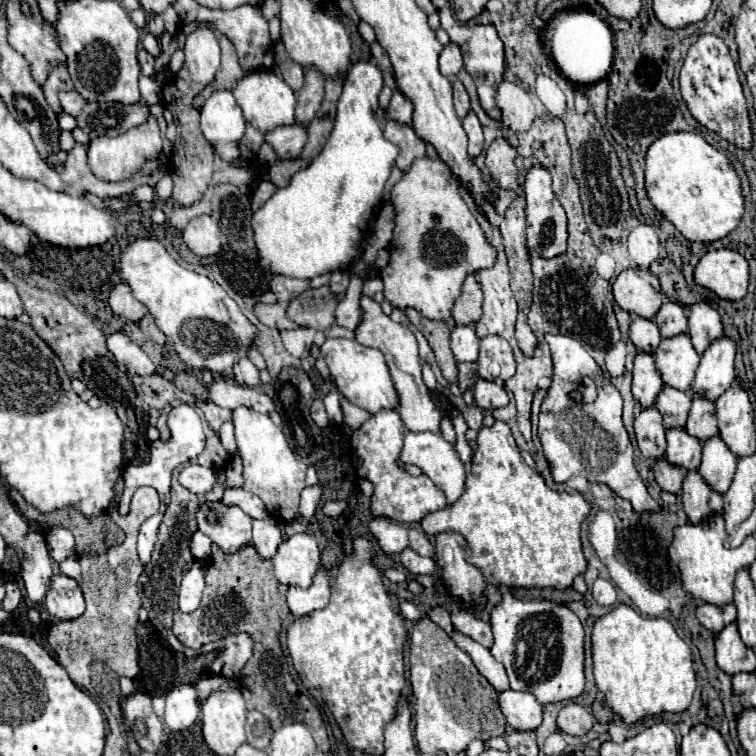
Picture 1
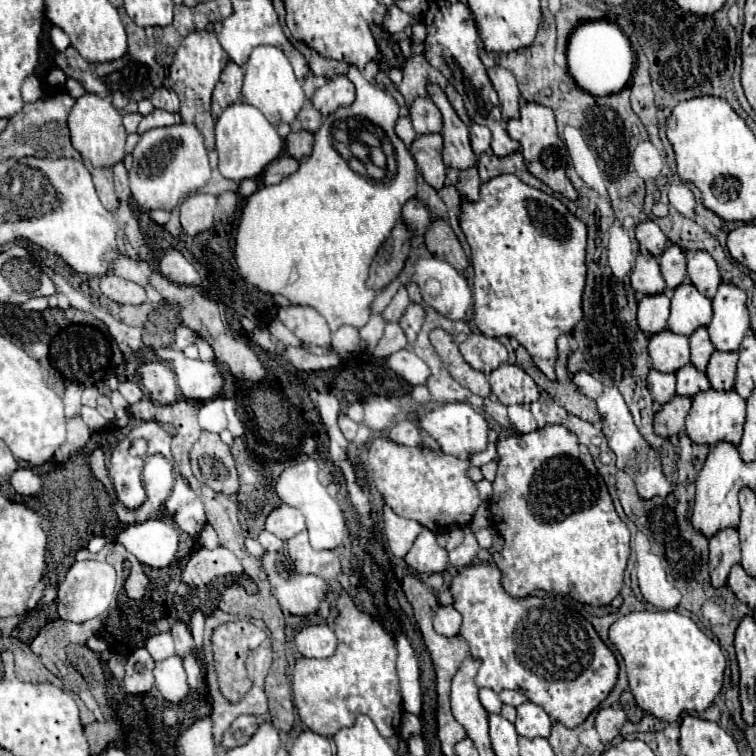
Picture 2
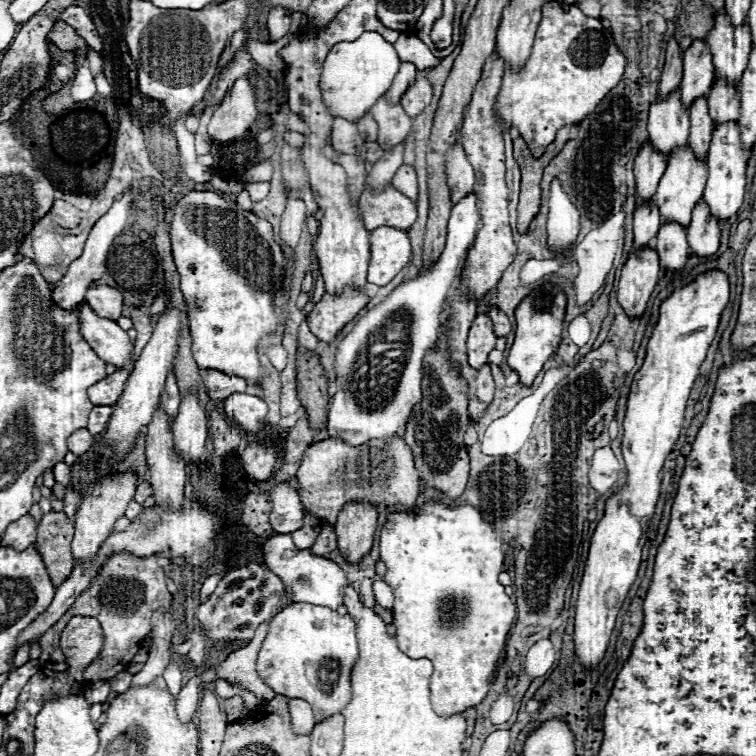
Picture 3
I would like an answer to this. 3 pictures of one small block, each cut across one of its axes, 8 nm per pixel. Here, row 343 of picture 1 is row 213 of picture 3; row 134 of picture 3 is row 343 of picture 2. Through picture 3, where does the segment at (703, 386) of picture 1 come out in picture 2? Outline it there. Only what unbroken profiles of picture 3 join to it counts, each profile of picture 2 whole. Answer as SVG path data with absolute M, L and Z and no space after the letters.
M722 282L712 298L712 308L714 318L708 324L708 334L714 348L720 352L736 352L744 334L750 330L746 292Z

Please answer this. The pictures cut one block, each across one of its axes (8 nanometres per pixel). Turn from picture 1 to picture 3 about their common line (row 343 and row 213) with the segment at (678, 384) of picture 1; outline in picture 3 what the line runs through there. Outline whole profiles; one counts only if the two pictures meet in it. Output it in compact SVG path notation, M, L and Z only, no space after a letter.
M688 144L684 148L676 148L676 152L672 152L672 156L668 156L666 172L660 178L660 184L656 188L656 196L652 198L656 202L656 206L660 208L662 222L678 222L682 226L688 226L690 218L692 218L692 210L694 210L696 202L702 198L702 190L704 190L706 180L708 180L706 160L696 158L696 154L690 150Z

